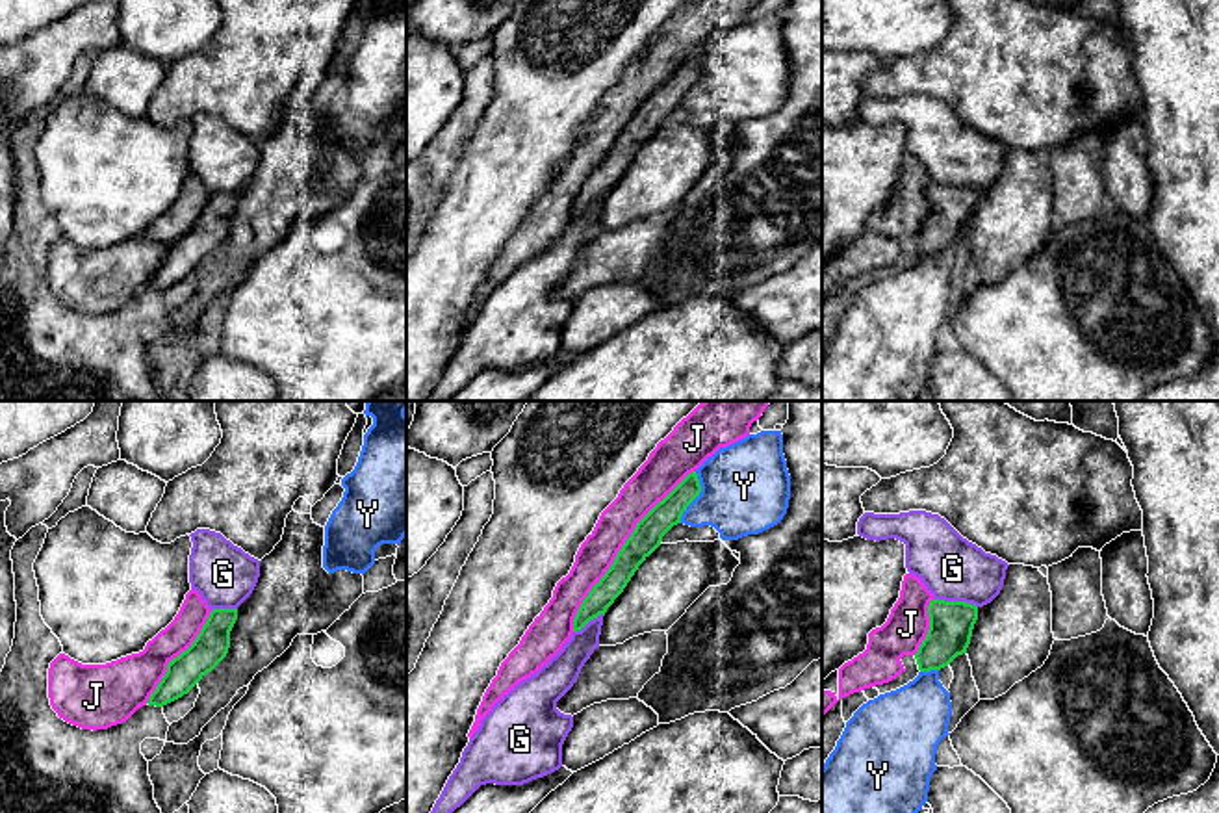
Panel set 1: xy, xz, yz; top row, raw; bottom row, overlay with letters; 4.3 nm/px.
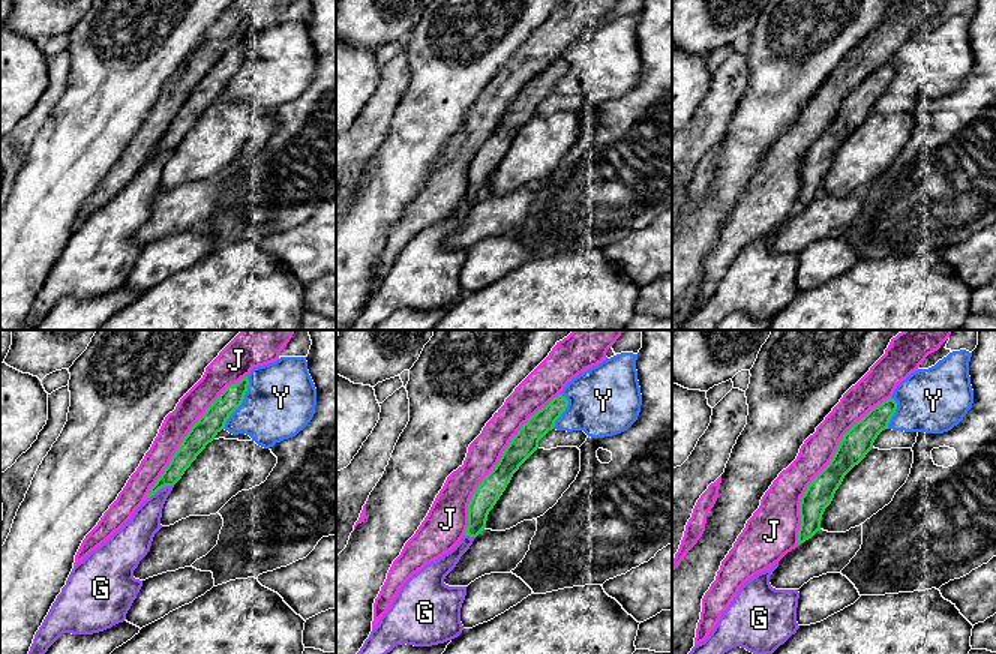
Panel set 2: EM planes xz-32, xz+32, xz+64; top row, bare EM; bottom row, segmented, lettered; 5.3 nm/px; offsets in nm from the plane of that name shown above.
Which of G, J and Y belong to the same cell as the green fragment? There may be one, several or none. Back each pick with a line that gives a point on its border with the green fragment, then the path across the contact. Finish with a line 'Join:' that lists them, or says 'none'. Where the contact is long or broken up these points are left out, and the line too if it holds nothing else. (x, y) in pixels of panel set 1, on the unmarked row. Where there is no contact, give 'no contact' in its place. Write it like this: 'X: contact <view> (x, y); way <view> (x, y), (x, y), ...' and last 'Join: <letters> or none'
Join: none

